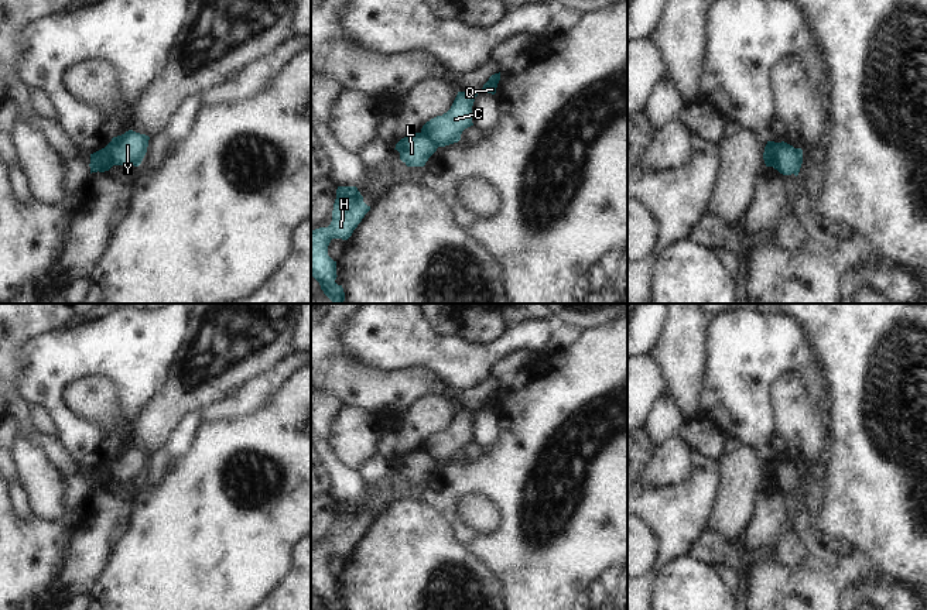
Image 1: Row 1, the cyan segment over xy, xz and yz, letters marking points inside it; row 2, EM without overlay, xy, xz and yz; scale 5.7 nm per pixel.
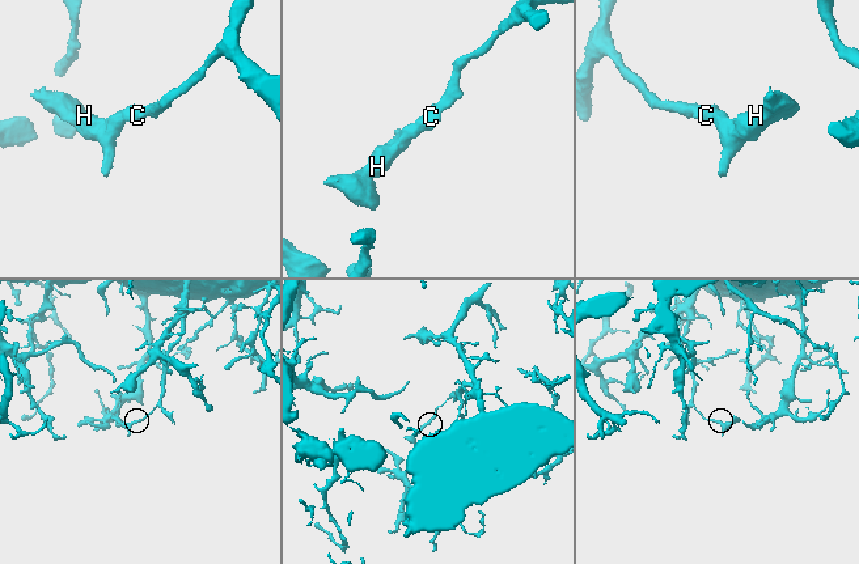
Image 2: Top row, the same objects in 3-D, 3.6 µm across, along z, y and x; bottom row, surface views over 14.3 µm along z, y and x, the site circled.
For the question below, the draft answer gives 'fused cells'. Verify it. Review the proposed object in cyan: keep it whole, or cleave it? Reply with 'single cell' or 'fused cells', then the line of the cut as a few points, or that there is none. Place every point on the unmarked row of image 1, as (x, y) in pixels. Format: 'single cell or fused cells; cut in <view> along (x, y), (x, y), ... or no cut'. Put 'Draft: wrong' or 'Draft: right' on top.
Draft: right
fused cells; cut in yz along (780, 459), (779, 469), (772, 482)

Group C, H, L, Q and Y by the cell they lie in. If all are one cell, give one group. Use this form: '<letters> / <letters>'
C Q Y / H L

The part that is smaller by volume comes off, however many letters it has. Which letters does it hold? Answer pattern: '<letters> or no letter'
H, L

